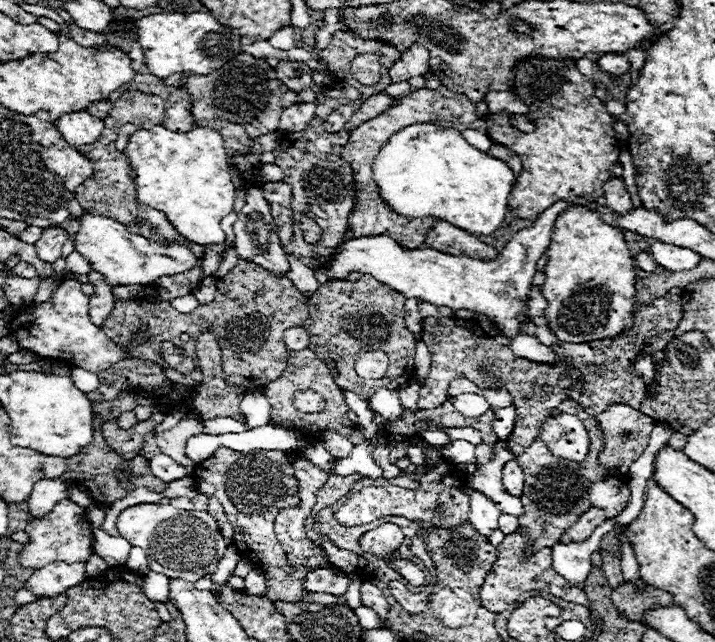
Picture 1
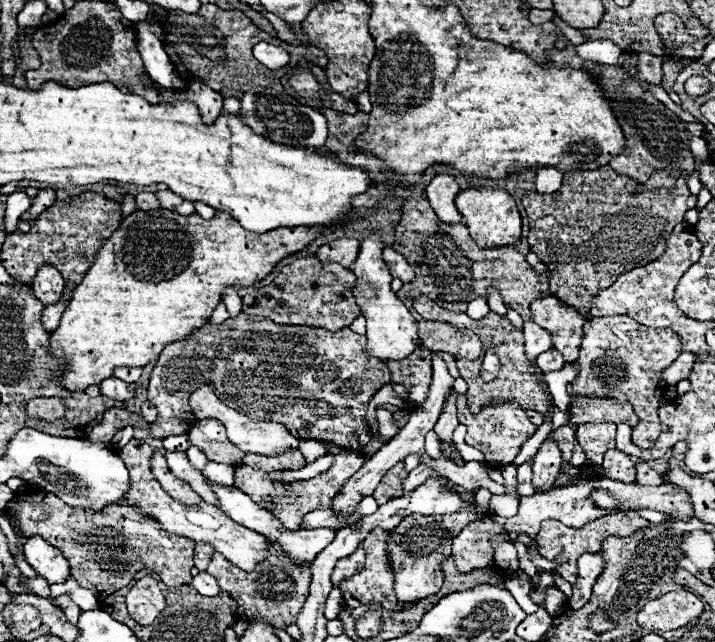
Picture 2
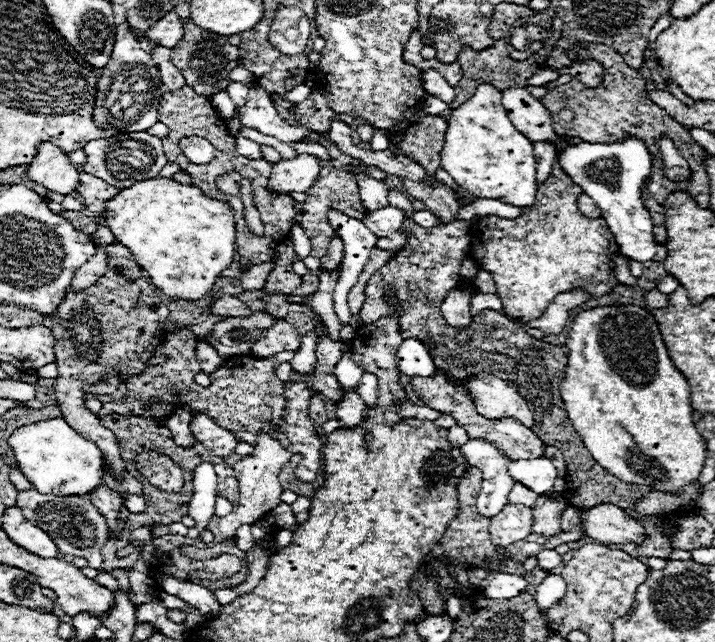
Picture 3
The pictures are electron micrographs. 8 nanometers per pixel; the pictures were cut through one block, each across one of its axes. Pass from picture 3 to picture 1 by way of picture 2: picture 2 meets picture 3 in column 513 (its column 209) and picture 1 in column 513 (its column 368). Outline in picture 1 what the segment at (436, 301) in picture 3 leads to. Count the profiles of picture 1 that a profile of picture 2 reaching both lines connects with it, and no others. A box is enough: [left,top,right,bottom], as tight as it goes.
[420,288,682,460]

